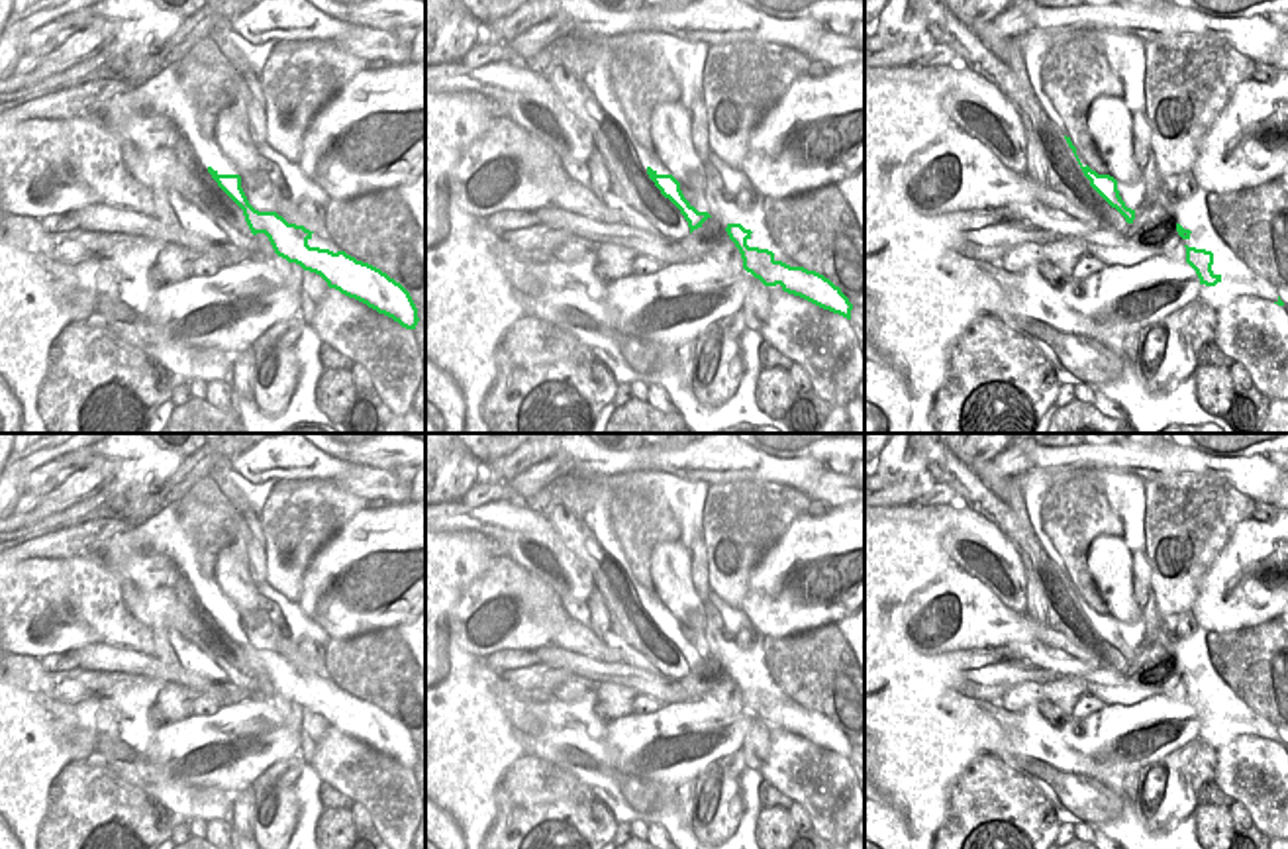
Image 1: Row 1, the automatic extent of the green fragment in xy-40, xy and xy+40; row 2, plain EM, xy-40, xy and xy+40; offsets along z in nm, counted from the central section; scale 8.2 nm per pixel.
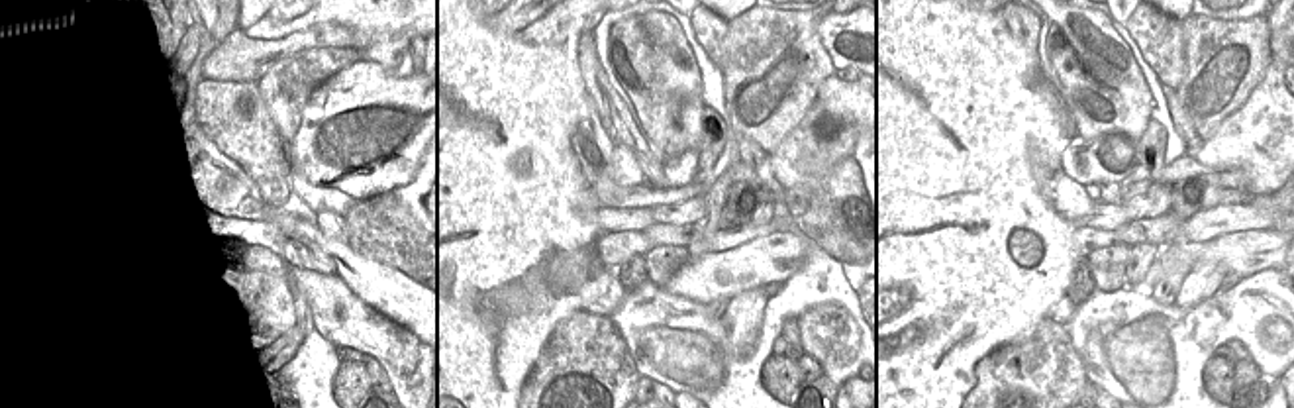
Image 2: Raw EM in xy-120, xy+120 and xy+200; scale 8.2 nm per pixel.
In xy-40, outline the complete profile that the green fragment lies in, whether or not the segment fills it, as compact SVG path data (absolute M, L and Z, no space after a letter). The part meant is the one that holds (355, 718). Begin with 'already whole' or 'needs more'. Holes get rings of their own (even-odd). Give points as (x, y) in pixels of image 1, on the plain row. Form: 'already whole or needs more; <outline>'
needs more; M131 555L118 584L125 610L143 625L151 629L167 625L169 631L180 633L227 676L243 653L251 673L265 673L278 696L320 714L329 727L392 757L402 767L416 769L418 747L400 722L345 690L310 686L314 671L288 663L276 651L255 649L241 627L241 616L216 584L210 600L196 594L202 614L190 620L190 606L180 600L176 580L178 573L167 555Z

